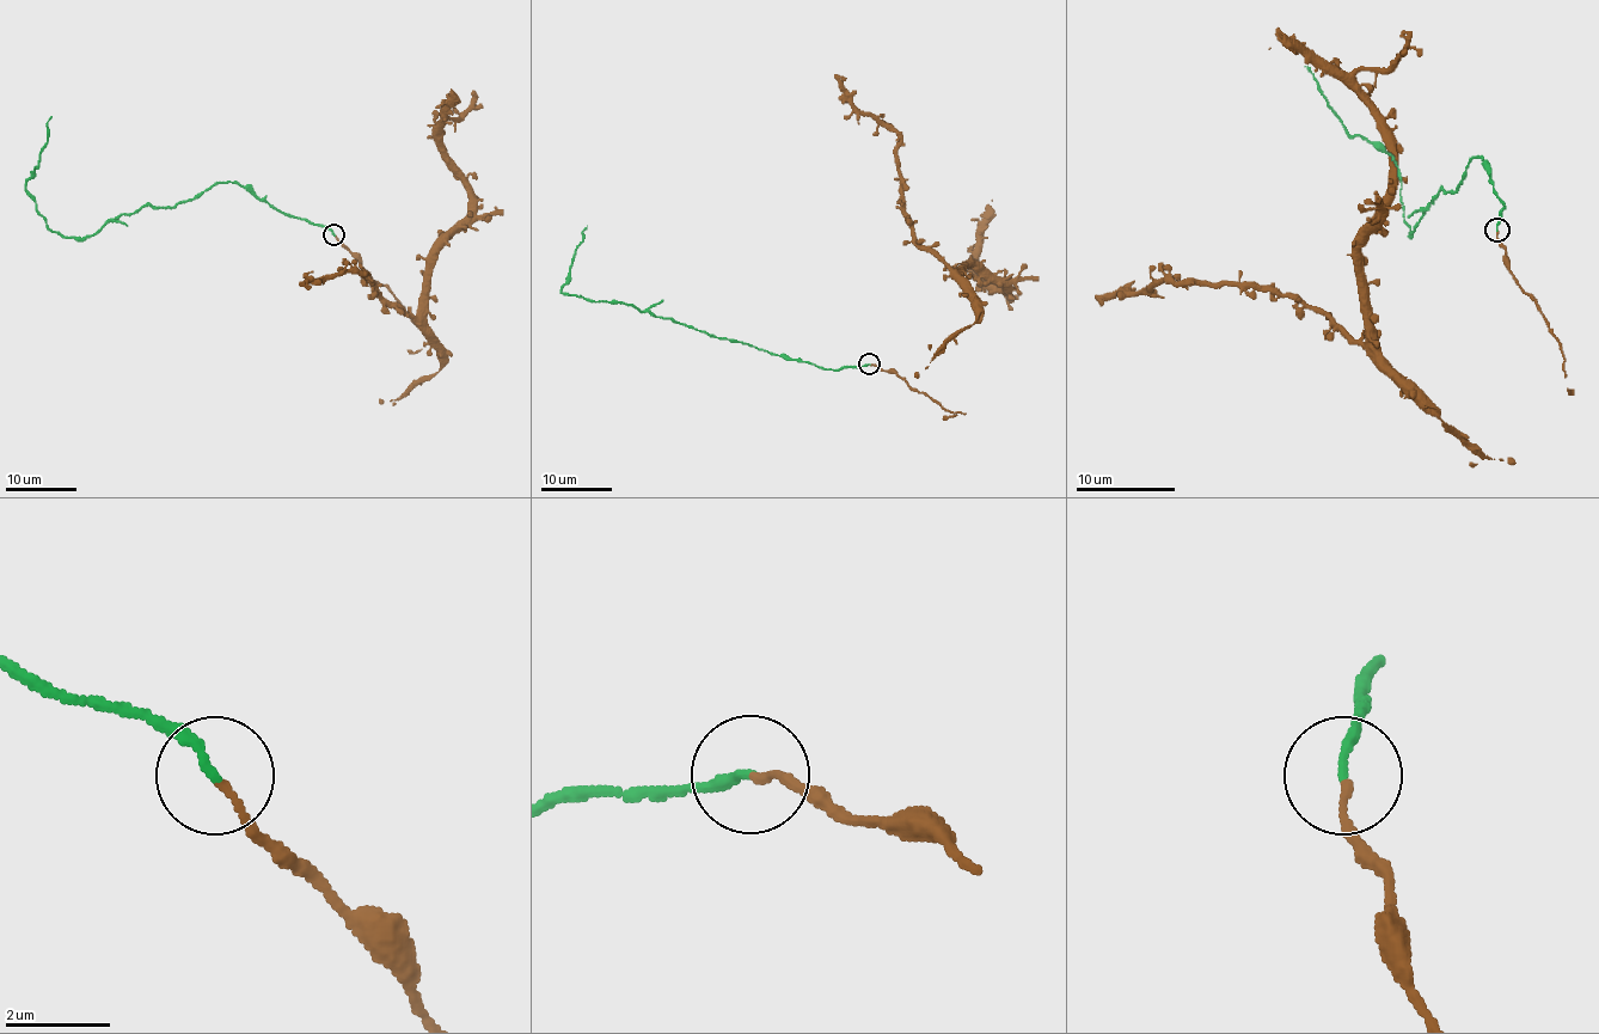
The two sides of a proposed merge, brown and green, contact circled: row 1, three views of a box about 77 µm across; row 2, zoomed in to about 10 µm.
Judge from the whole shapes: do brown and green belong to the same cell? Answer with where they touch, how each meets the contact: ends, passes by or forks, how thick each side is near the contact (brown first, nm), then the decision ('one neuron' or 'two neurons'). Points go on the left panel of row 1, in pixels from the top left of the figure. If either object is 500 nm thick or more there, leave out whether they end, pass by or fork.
at (334, 234); brown ends there; green ends there; 140 nm thick on the brown side, 180 nm on the other; one neuron

